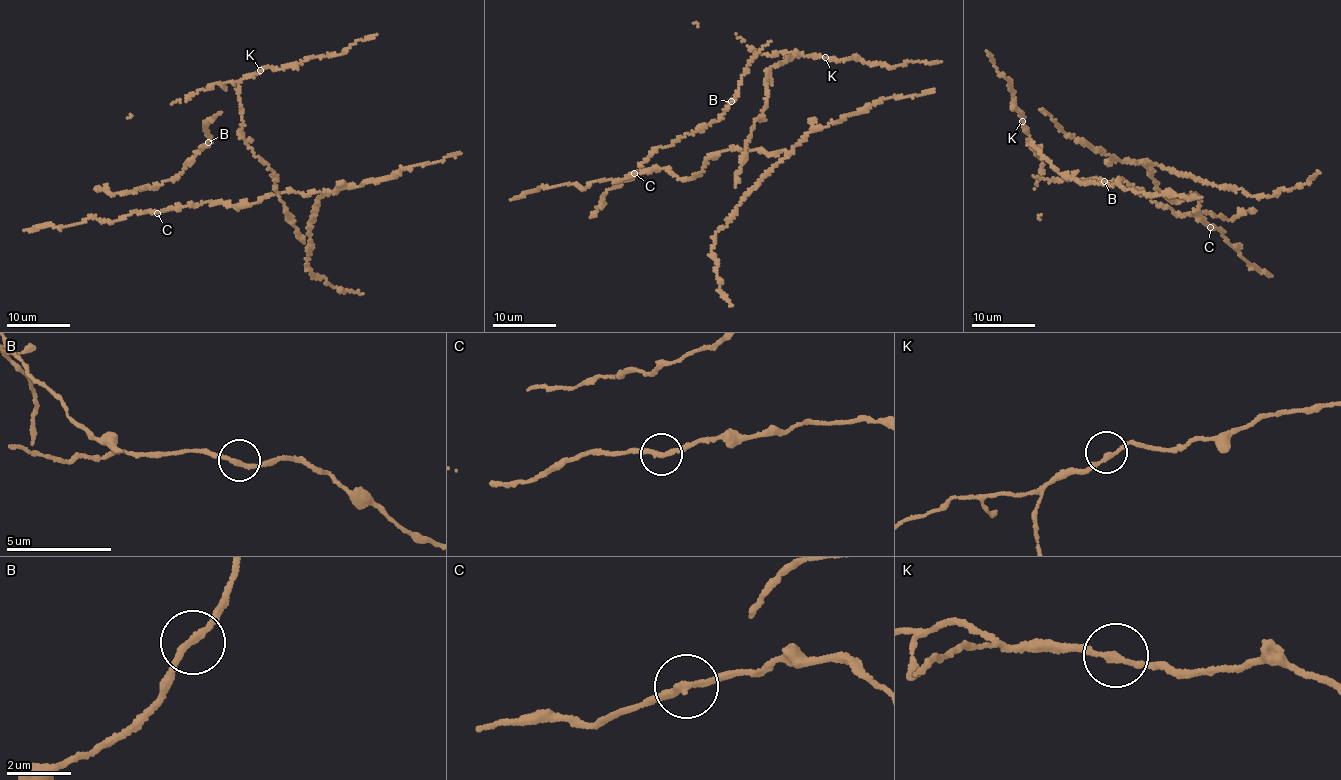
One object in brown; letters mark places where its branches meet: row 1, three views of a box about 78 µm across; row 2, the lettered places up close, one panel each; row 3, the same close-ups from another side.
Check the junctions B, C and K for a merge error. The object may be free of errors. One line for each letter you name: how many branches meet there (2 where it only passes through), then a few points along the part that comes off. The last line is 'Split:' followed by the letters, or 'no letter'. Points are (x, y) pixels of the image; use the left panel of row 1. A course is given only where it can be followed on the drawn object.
Split: no letter

